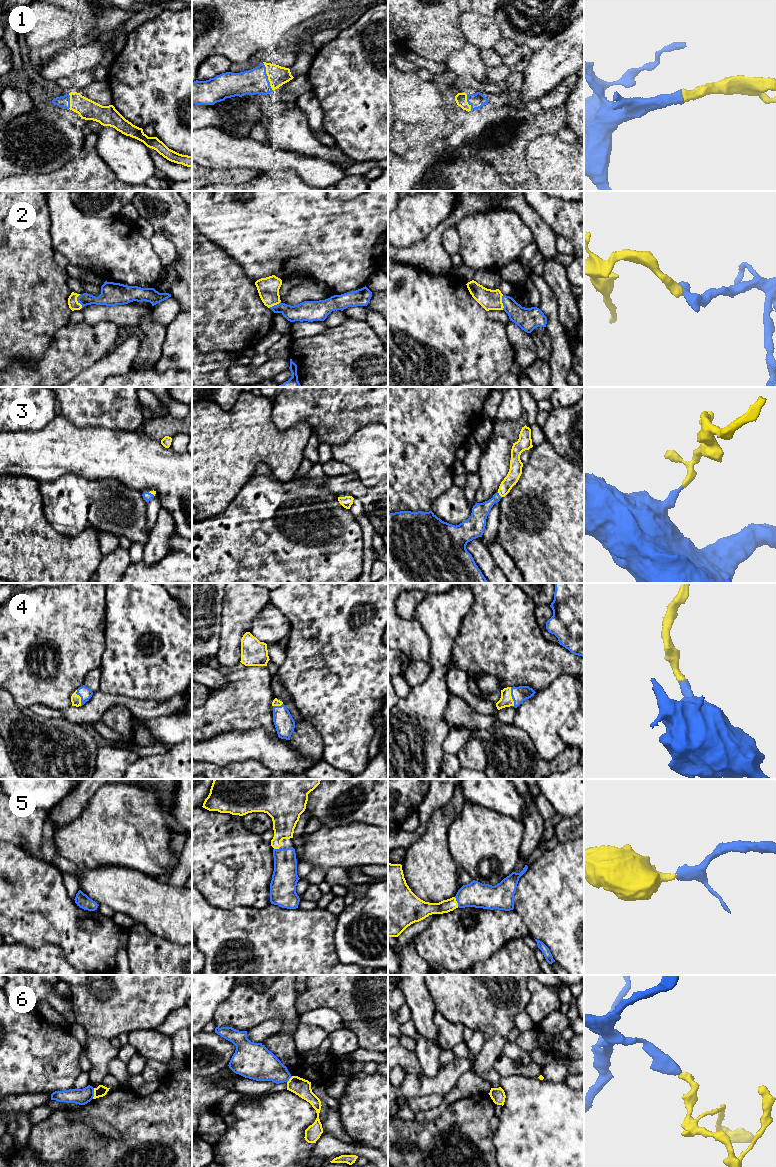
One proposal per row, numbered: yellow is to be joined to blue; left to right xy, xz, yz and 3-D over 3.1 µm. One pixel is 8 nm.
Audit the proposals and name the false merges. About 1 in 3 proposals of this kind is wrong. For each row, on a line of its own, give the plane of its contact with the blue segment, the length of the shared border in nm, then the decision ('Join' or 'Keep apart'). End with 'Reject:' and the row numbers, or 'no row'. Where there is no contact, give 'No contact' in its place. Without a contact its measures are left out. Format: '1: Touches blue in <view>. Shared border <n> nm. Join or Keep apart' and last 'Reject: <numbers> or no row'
1: Touches blue in xz. Shared border 240 nm. Join
2: Touches blue in xy. Shared border 120 nm. Join
3: Touches blue in yz. Shared border 60 nm. Join
4: Touches blue in yz. Shared border 160 nm. Join
5: Touches blue in xz. Shared border 50 nm. Join
6: Touches blue in xy. Shared border 90 nm. Keep apart
Reject: 6

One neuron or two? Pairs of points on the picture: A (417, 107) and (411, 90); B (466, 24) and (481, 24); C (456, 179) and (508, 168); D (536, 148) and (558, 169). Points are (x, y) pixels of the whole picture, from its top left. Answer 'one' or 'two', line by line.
A: one
B: one
C: two
D: one

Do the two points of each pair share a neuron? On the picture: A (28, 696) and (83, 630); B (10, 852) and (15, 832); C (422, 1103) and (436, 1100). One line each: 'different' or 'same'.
A: same
B: different
C: same

